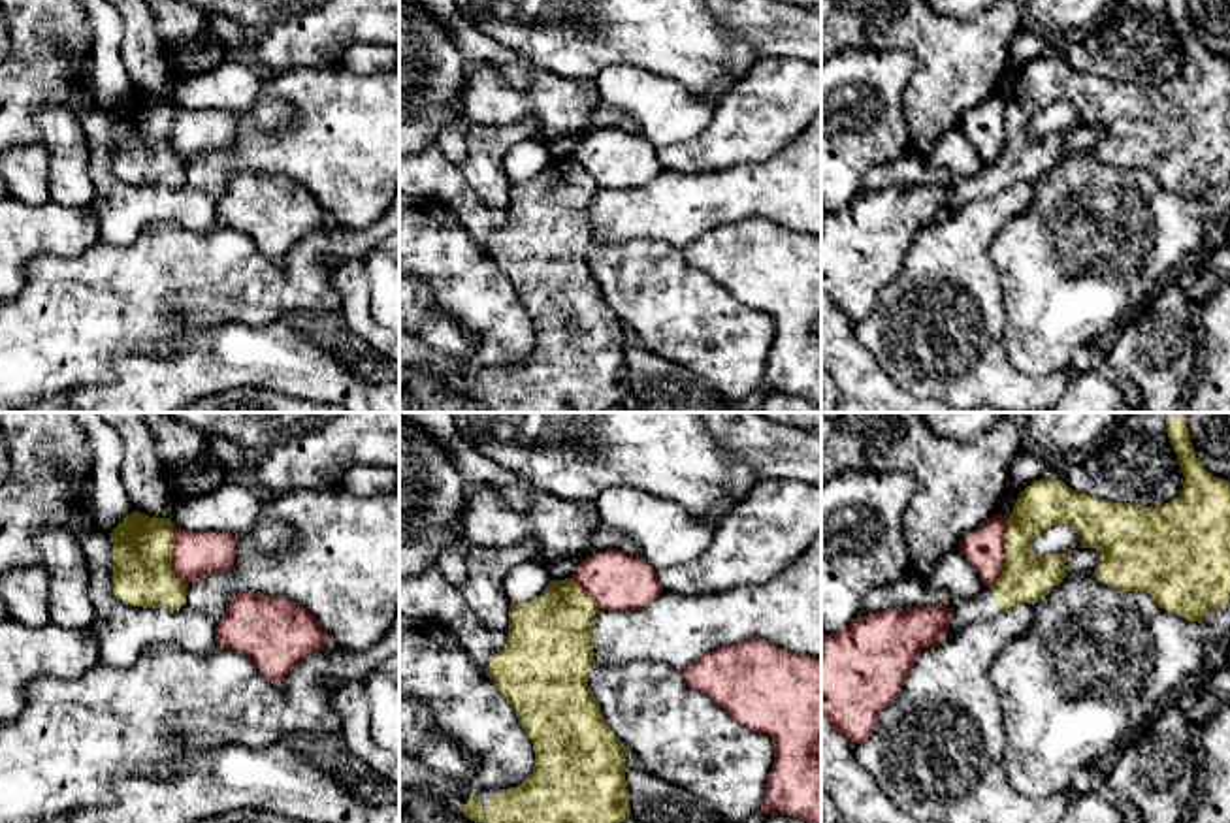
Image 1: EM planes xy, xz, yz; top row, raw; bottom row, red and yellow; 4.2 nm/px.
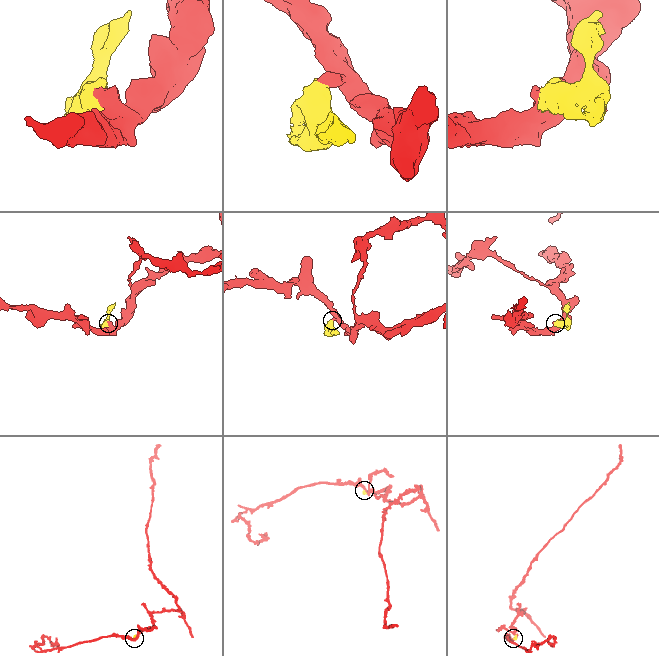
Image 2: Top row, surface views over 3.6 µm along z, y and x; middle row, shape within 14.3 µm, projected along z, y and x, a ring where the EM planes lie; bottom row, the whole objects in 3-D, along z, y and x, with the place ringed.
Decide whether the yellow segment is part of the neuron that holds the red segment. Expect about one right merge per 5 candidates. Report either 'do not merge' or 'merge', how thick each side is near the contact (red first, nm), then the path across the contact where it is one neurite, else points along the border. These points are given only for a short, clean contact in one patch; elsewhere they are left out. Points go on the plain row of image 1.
do not merge | 170/200 nm | along yz (1006, 98), (1004, 149), (989, 164)

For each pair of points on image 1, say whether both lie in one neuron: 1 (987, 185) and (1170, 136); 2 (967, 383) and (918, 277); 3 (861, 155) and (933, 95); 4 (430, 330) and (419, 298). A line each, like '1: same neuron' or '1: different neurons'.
1: same neuron
2: same neuron
3: different neurons
4: same neuron

